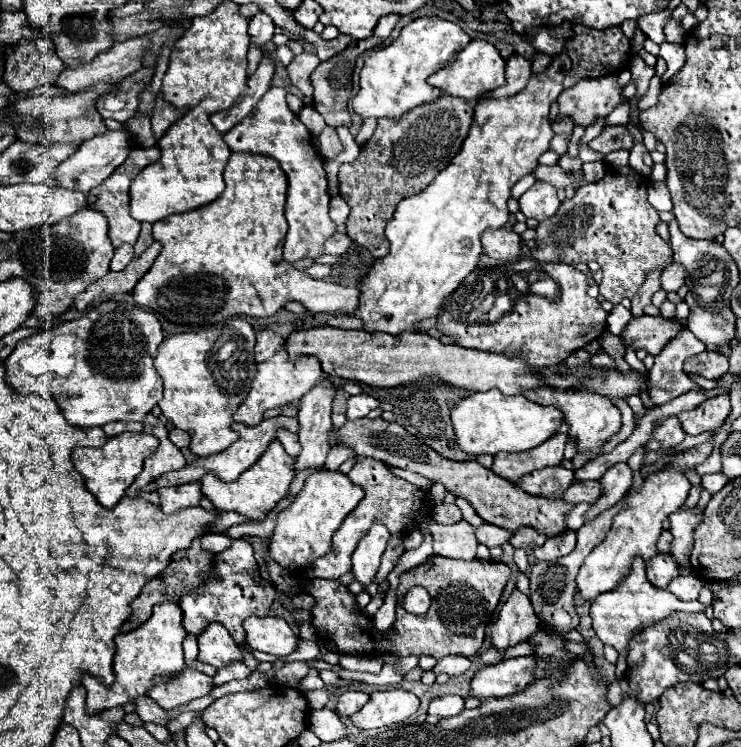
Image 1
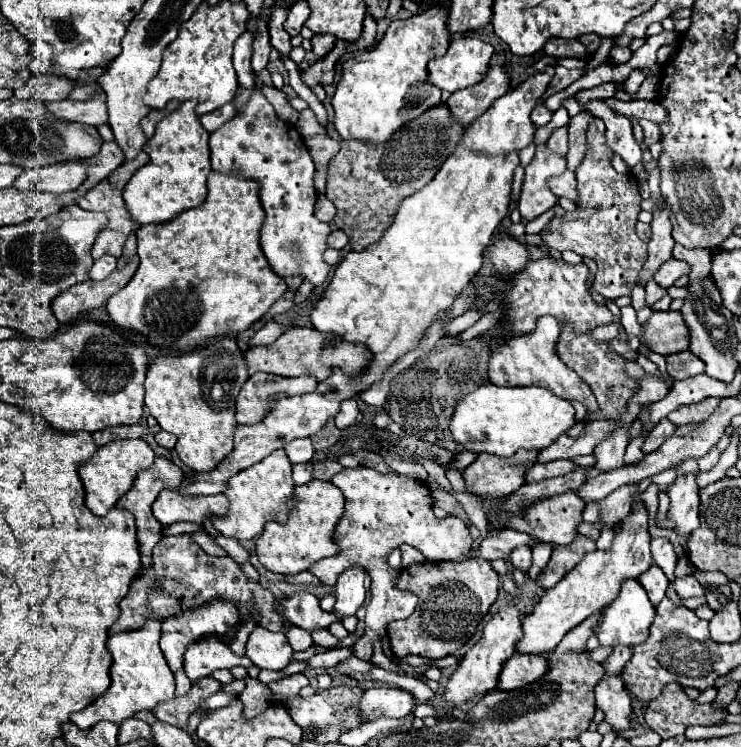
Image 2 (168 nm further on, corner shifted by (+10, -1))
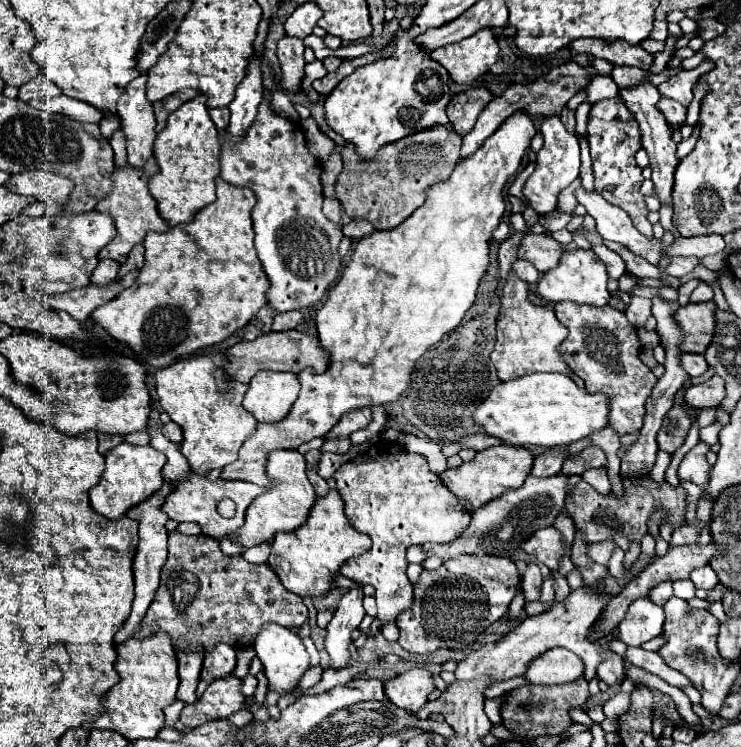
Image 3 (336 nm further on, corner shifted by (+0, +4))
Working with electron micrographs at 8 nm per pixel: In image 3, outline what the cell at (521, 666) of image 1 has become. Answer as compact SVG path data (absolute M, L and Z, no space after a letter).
M553 648L537 656L525 670L523 678L529 684L563 684L573 682L583 674L583 662L565 648Z

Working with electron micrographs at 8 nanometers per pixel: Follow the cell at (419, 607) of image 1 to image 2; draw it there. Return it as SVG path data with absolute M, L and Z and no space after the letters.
M359 465L355 469L343 469L331 479L331 483L345 495L345 513L335 529L335 543L341 547L341 553L317 561L309 571L325 585L335 585L339 573L353 565L363 567L371 577L371 601L365 607L365 633L363 639L353 645L353 655L369 661L373 655L373 643L387 633L387 625L397 619L407 619L417 605L415 593L395 587L399 573L389 567L389 553L395 547L407 543L417 547L427 559L449 561L469 551L473 537L459 517L437 519L433 515L433 497L429 487L413 477L399 473L379 473L371 467Z

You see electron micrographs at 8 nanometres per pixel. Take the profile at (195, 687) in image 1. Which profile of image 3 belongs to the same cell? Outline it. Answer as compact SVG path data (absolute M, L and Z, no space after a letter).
M229 674L227 678L213 680L199 700L187 704L181 710L181 722L189 730L193 730L195 726L205 724L207 720L229 718L243 706L243 702L245 696L241 694L241 680Z

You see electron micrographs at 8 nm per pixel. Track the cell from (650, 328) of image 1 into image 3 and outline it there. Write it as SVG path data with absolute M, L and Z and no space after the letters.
M715 302L687 304L675 312L675 322L683 330L681 352L703 354L711 344L715 330Z

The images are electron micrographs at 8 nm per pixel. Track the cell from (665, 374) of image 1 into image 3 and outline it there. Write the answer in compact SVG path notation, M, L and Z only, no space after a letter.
M555 446L555 448L551 448L551 450L547 450L535 458L531 474L533 476L559 474L559 468L565 462L565 458L567 458L567 446Z

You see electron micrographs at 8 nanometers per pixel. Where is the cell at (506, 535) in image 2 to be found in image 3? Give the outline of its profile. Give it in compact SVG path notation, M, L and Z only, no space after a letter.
M553 526L533 532L533 536L529 540L525 540L521 546L521 550L525 550L527 554L533 554L539 562L549 566L551 570L557 570L557 566L559 566L561 548L563 548L561 534Z

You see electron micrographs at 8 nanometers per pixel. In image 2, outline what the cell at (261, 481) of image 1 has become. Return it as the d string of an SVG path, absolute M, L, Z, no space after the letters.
M277 449L271 455L267 455L263 461L251 465L249 469L243 469L241 473L229 479L229 487L225 495L229 497L231 507L225 517L213 517L213 527L223 537L249 541L263 531L267 521L277 521L277 523L287 521L289 509L297 503L293 489L295 483L291 479L291 461L283 449Z

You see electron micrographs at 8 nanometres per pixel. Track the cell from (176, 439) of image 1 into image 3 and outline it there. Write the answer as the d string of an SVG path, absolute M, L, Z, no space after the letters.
M169 422L163 426L163 436L175 444L179 444L183 440L183 434L181 434L181 428L175 424L175 422Z

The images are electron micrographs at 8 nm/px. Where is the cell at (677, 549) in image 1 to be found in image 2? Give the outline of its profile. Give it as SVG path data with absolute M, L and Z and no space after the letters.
M681 475L667 489L671 497L667 517L675 521L675 529L683 535L691 533L699 525L699 487L695 475Z

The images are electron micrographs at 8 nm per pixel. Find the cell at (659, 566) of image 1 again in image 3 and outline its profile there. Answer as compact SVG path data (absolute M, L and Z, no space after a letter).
M663 582L663 584L657 584L651 592L649 592L649 598L657 604L657 606L663 606L669 598L673 596L673 588L671 588L671 582Z

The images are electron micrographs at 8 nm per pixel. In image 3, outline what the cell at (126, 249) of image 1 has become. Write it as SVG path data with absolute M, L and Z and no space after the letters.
M111 258L101 260L101 262L97 264L93 276L91 276L91 284L101 284L101 286L103 286L103 284L113 282L113 280L117 278L119 266L121 266L121 264L119 264L117 260L111 260Z

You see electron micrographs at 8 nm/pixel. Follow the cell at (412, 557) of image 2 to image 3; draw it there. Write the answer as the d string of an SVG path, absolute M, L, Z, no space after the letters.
M529 474L521 488L507 490L499 498L475 510L467 532L463 532L459 540L455 540L453 544L423 544L423 552L427 558L439 556L443 560L455 558L459 554L511 556L511 550L517 550L519 544L523 544L523 540L531 536L531 532L553 524L555 516L563 510L565 496L567 496L567 484L569 484L569 478L563 474L555 474L549 478L537 478Z

